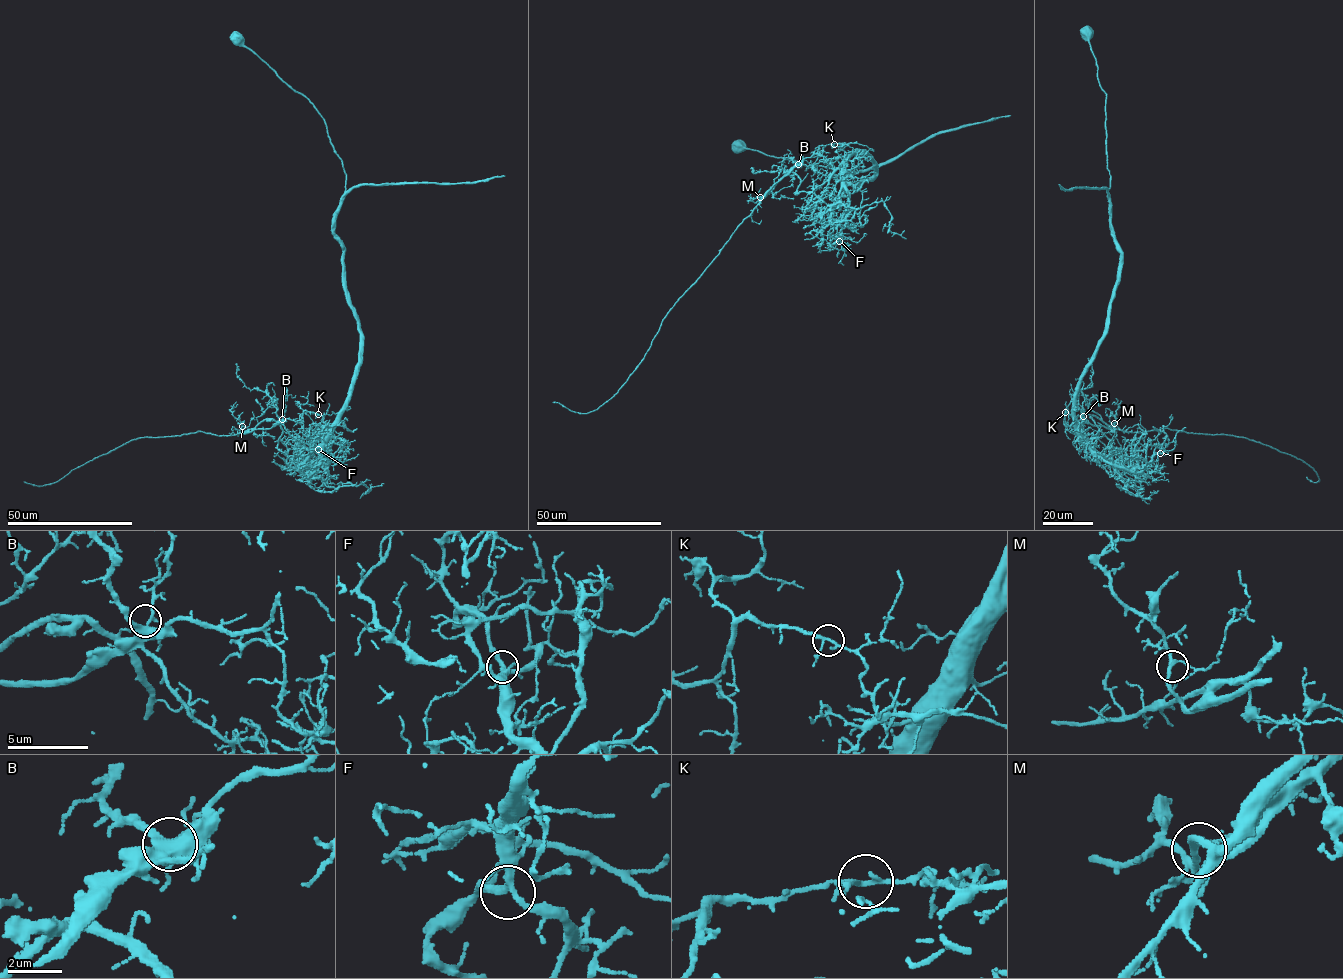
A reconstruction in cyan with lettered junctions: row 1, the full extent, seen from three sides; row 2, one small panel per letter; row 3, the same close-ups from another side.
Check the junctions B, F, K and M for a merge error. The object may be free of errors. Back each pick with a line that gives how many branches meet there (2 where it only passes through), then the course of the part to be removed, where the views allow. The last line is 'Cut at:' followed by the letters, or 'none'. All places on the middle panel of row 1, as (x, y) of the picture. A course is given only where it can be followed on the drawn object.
K: branches 3; course (833, 143), (821, 145), (763, 196), (667, 315), (644, 358), (617, 392), (587, 413), (552, 402)
Cut at: K

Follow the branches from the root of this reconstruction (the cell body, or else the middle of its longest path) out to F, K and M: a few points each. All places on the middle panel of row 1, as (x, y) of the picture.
F: (740, 146), (854, 171), (845, 179), (854, 188), (874, 175), (869, 157), (853, 154), (845, 164), (839, 241)
K: (740, 146), (854, 171), (845, 179), (854, 188), (874, 175), (864, 152), (833, 143)
M: (740, 146), (854, 171), (845, 179), (854, 188), (874, 175), (875, 164), (863, 152), (795, 165), (760, 197)

